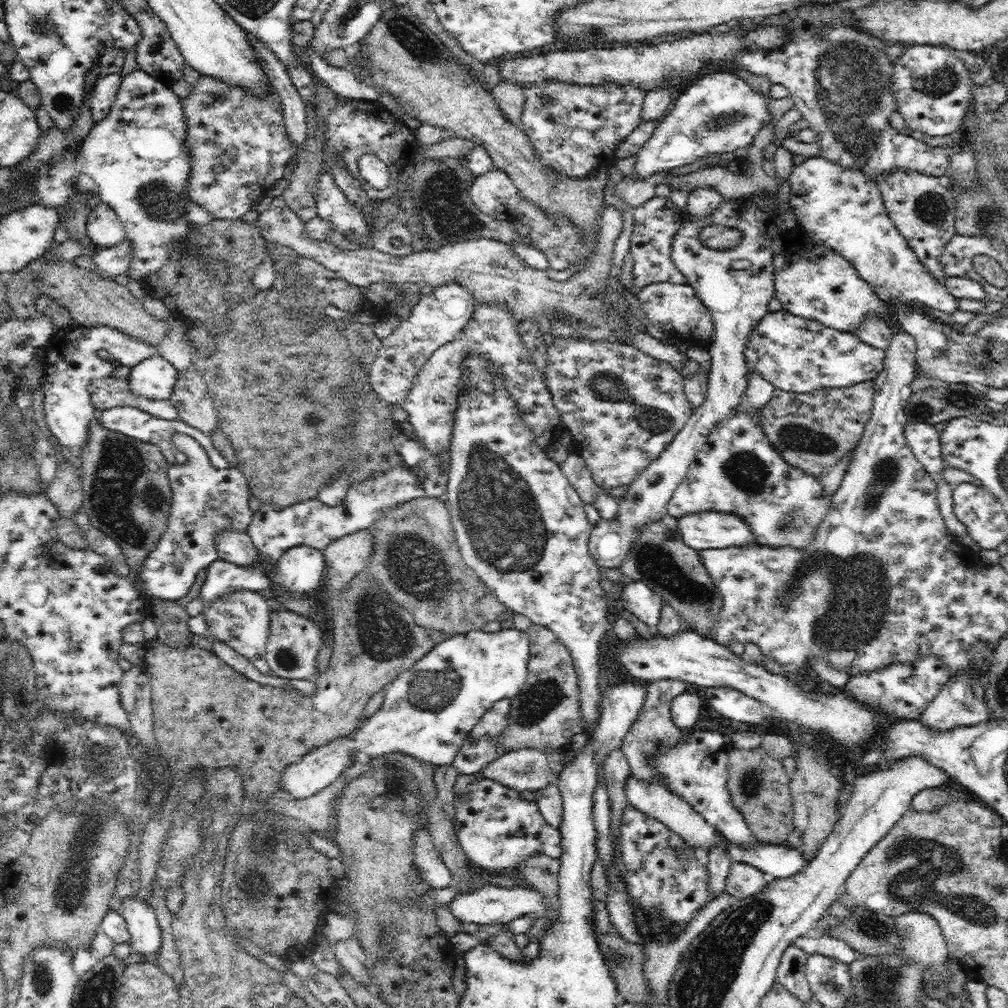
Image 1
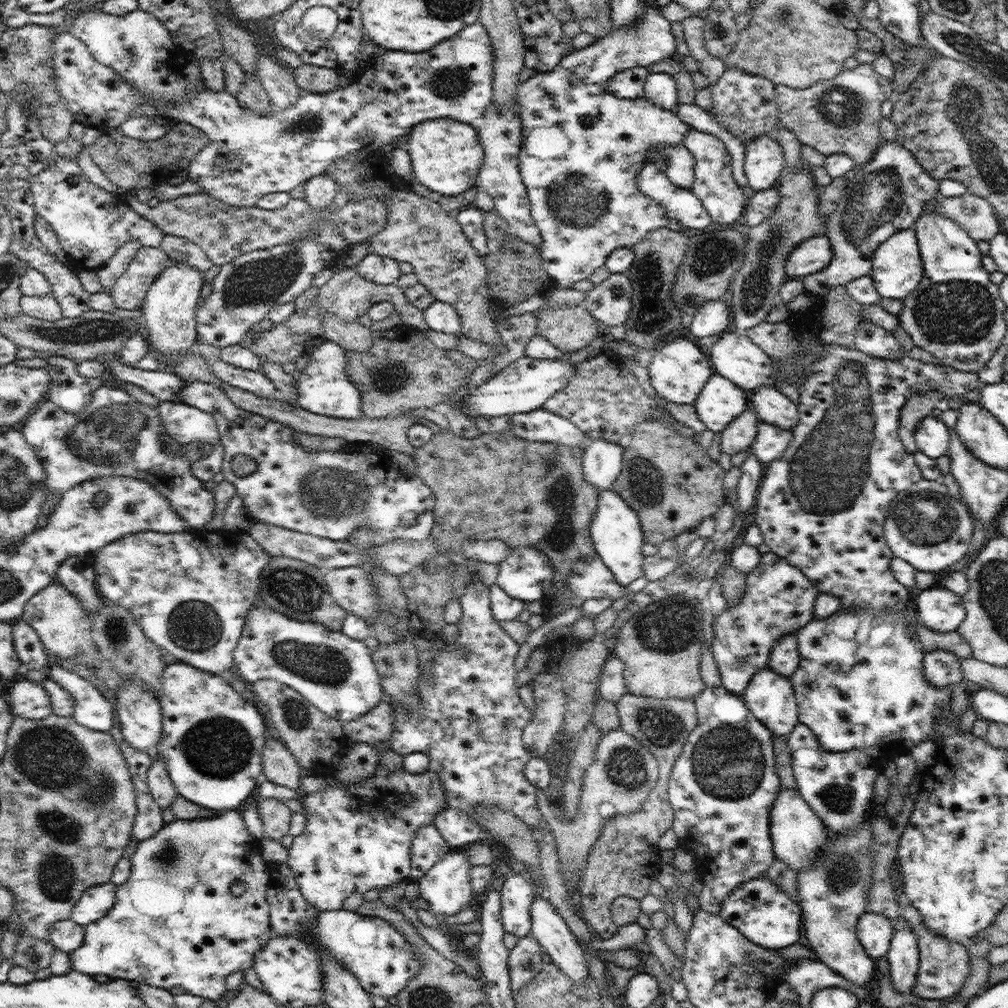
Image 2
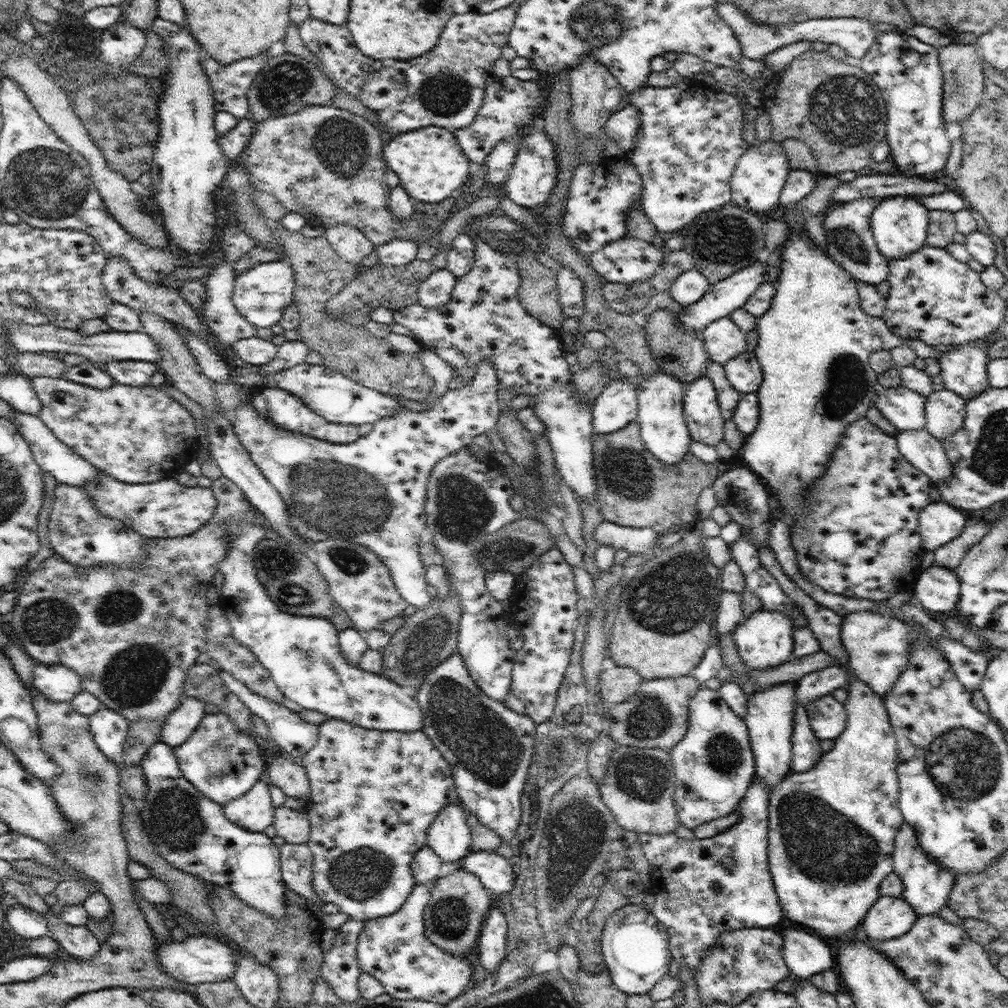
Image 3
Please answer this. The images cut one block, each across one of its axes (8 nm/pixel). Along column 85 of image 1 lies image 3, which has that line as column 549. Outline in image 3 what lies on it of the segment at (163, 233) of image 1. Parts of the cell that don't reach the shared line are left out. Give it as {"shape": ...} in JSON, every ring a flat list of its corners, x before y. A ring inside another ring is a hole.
{"shape":[[541,126,535,131,527,133,520,148,516,150,516,160,513,162,512,170,506,178,502,192,507,194,510,200,527,209,536,209,547,201,552,189,558,180,558,164,556,164,556,146,552,144,552,138,544,132]]}

